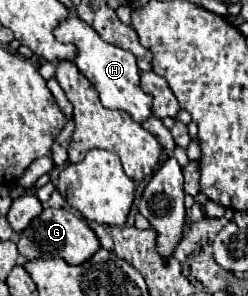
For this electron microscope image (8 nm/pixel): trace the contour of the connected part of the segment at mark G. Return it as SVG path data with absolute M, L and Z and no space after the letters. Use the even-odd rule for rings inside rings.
M43 209L43 213L33 219L33 223L21 233L21 239L17 243L19 253L25 259L35 257L63 257L69 265L81 265L85 259L89 259L101 245L95 233L89 229L89 225L77 217L73 211L67 209Z

